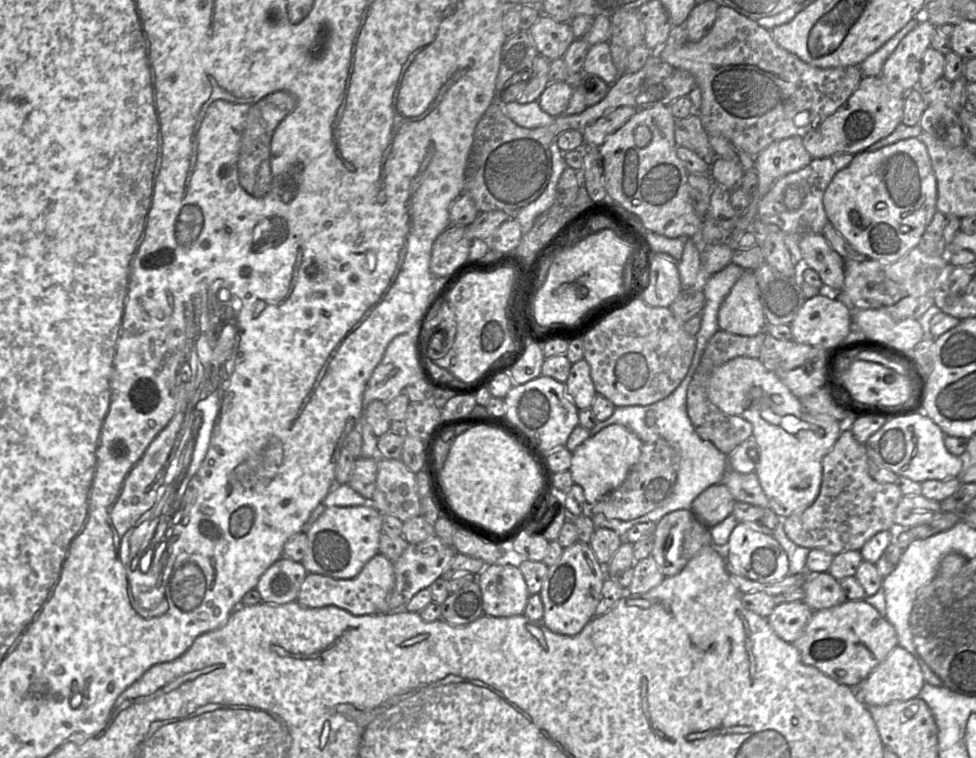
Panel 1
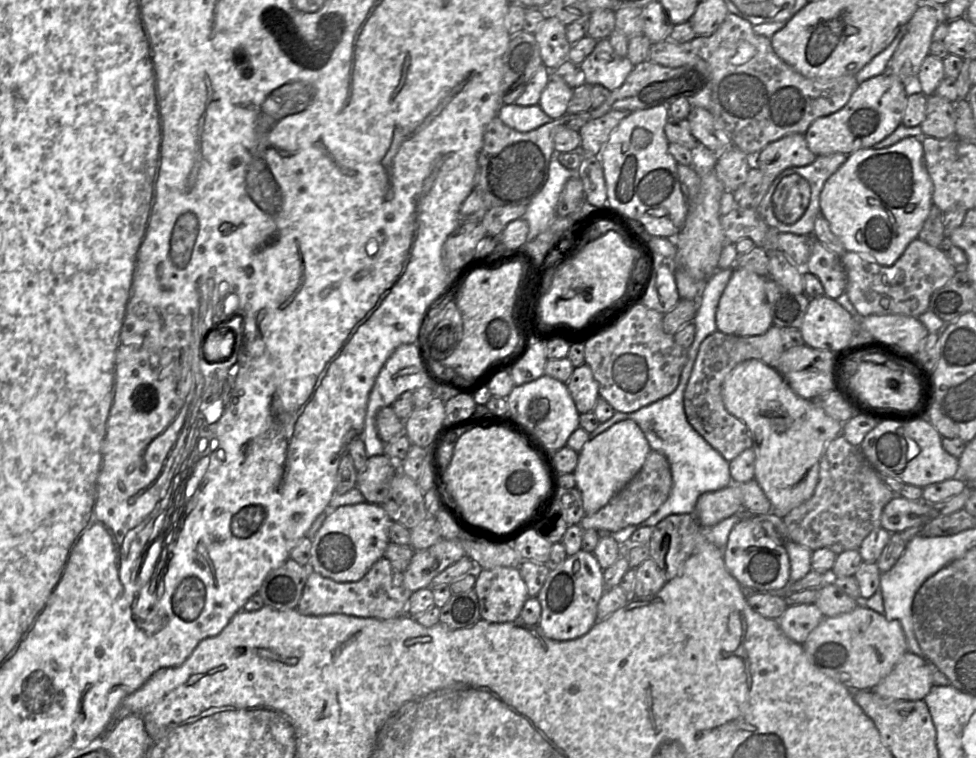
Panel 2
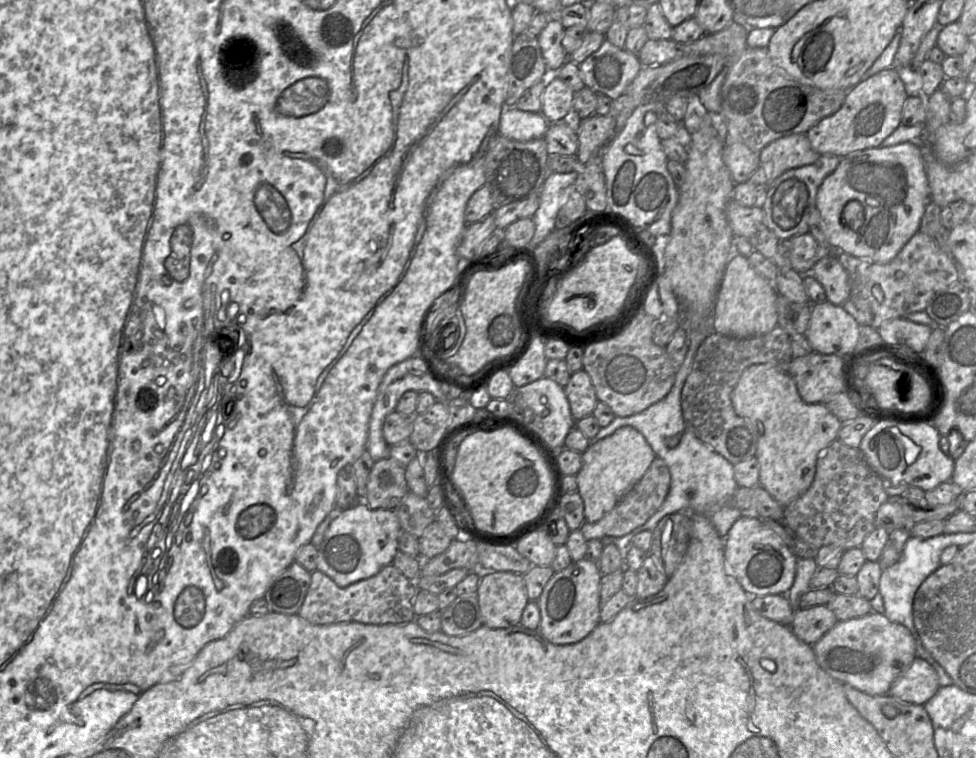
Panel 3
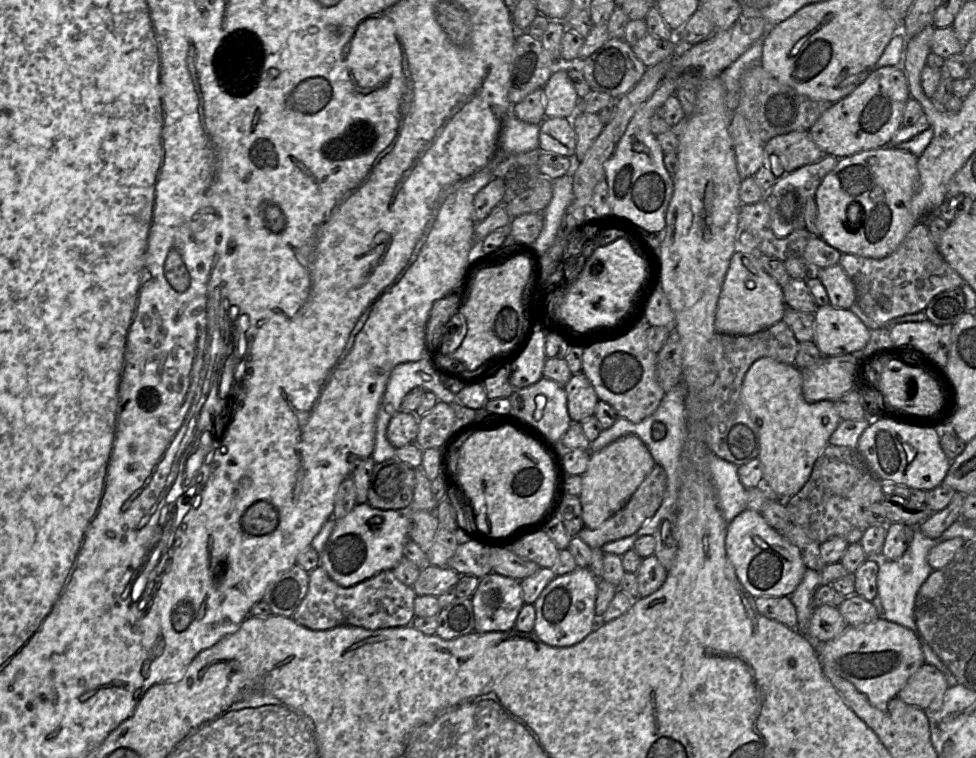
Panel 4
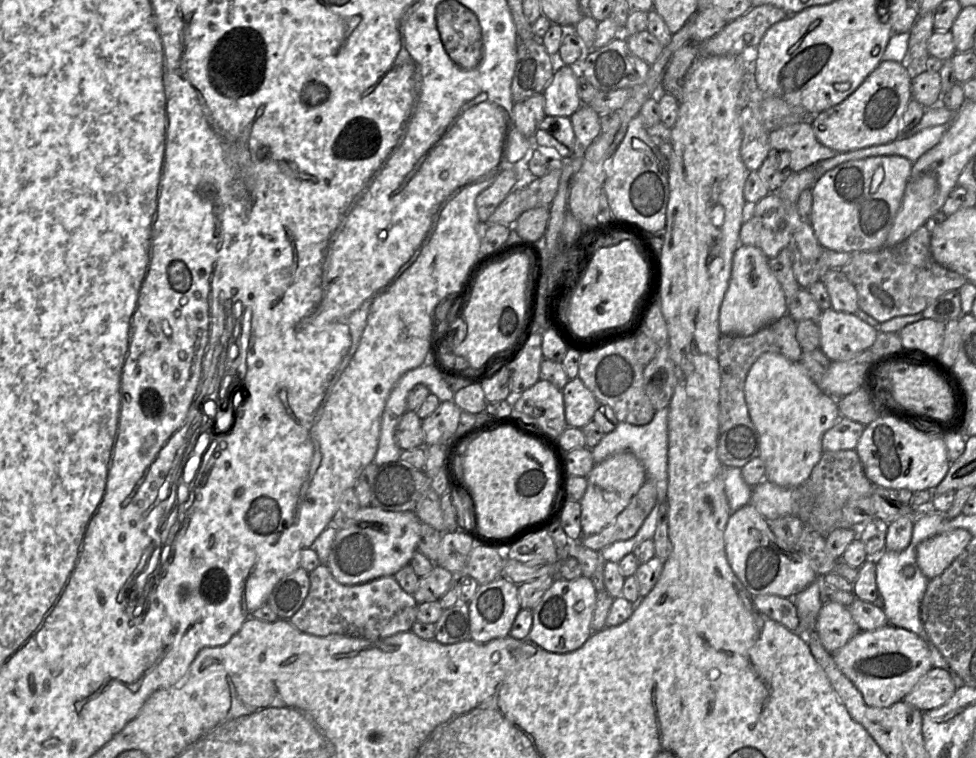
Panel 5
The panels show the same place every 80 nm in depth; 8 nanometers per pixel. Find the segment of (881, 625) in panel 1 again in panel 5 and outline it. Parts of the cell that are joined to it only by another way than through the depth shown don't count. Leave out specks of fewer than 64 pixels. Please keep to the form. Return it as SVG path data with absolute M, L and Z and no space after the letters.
M891 624L873 631L860 631L831 654L841 672L860 691L866 704L878 708L902 701L933 667L926 642L917 634Z

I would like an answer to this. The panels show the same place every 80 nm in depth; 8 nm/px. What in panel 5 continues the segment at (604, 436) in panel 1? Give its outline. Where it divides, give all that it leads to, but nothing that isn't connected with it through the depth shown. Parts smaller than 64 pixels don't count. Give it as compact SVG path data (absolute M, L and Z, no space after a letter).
M620 452L595 464L586 478L587 488L580 500L581 529L583 536L590 536L599 533L624 510L645 482L646 471L633 453Z

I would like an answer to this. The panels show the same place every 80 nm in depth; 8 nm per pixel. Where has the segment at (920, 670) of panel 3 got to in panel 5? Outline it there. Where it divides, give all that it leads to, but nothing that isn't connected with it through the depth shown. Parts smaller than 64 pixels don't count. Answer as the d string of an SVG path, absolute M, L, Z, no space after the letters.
M932 667L903 701L926 712L946 704L956 689L948 671Z

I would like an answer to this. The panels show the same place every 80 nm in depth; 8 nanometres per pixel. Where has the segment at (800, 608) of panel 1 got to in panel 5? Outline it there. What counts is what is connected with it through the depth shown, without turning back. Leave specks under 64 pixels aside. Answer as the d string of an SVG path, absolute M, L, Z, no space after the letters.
M835 602L824 603L817 616L817 631L823 647L834 653L860 632L849 608Z

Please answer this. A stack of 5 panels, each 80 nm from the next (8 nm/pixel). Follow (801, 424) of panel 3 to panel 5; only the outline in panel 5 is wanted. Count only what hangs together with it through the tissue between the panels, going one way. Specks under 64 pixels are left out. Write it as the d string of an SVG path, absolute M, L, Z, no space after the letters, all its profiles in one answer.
M772 352L760 355L749 369L744 383L744 396L749 416L760 437L758 457L765 464L765 479L784 488L800 487L808 480L822 456L824 433L842 417L837 400L818 387L800 362L789 361L784 356Z

